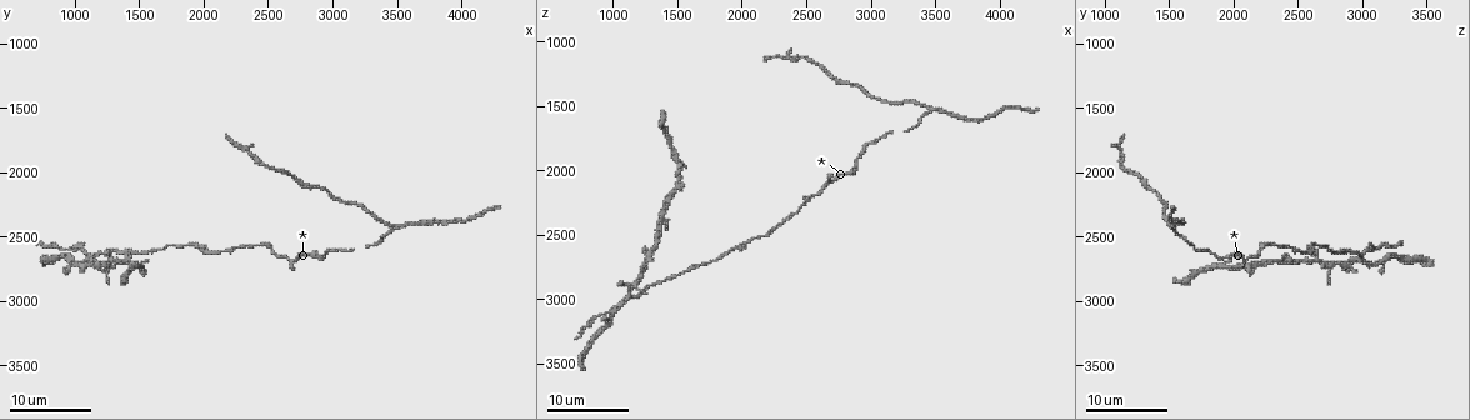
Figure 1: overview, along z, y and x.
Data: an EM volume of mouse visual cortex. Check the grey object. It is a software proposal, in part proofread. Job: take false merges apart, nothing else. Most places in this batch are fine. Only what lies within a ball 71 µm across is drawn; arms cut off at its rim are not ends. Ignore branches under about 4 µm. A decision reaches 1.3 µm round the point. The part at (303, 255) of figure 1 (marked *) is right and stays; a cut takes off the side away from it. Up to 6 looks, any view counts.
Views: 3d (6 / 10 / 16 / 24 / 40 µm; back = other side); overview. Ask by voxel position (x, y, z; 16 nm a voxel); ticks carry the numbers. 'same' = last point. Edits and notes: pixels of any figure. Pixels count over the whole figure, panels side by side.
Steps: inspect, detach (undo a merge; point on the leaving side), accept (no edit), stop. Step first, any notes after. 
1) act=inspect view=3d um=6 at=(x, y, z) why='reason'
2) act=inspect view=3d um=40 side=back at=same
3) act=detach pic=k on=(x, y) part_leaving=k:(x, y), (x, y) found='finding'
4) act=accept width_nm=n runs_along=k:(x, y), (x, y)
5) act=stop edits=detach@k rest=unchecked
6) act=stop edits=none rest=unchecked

act=inspect view=3d um=24 at=(1140, 2680, 2980) why='four or more arms meet'

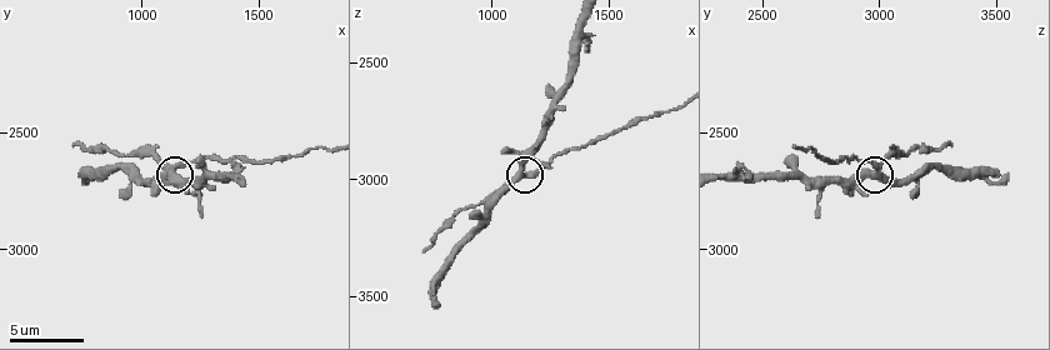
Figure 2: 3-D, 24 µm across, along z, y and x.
act=inspect view=3d um=10 at=(1130, 2680, 2960)

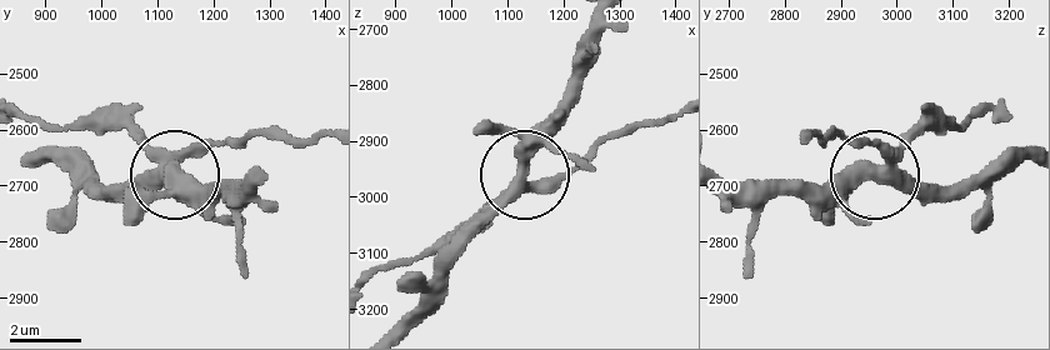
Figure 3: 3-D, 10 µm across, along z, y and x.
act=detach pic=3 on=(191, 175) side_arm_um=12 part_leaving=3:(886, 164), (853, 164), (818, 181), (728, 181) found='two neurons meet here'

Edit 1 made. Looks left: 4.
act=inspect view=3d um=16 at=(1940, 2540, 2580)

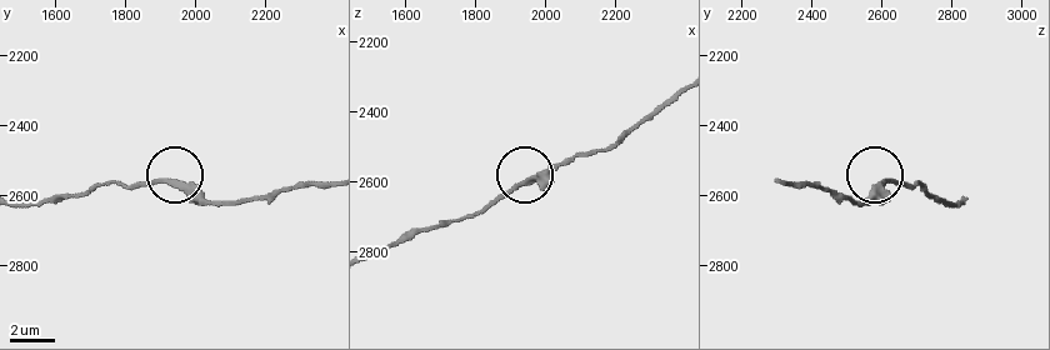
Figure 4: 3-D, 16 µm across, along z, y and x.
act=inspect view=3d um=10 at=(1930, 2560, 2600) why='closer look'

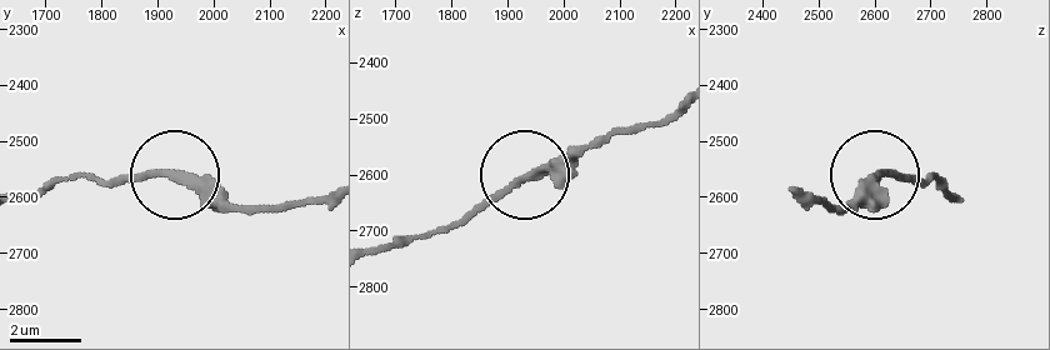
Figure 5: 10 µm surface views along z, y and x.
act=accept runs_along=5:(678, 104), (525, 173), (456, 226) found='all the same neuron'

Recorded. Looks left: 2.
act=inspect view=3d um=16 at=(3460, 2420, 1520)

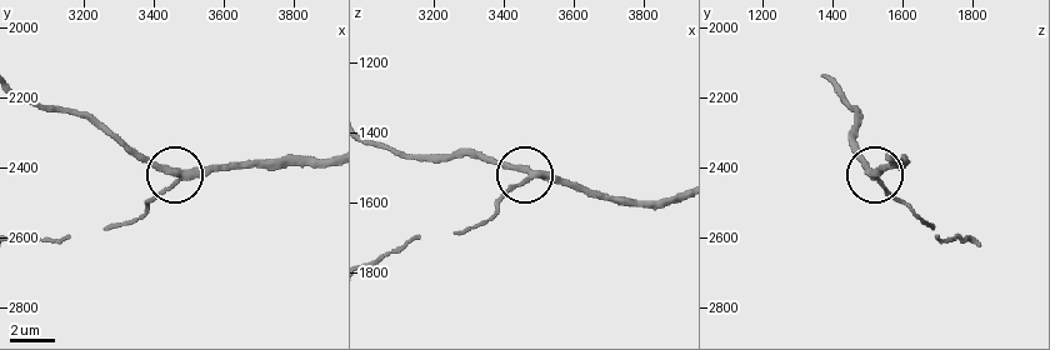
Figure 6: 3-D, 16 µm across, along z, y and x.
act=inspect view=3d um=6 at=(3450, 2420, 1500) why='closer look'

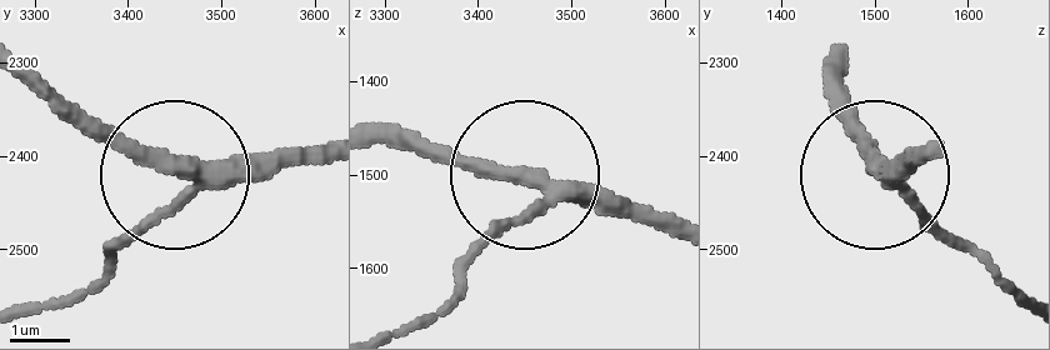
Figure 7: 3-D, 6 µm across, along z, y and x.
act=accept arms=3 runs_along=7:(56, 304), (181, 175), (325, 160) found='all the same neuron'

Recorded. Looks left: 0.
act=stop edits=detach@3 rest=unchecked

